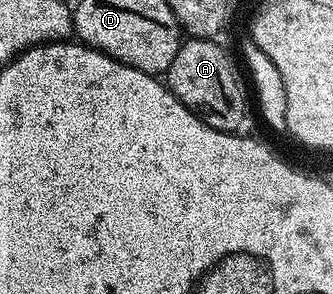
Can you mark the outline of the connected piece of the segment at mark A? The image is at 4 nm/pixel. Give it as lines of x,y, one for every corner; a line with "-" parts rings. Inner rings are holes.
215,39
184,40
167,69
165,84
189,112
196,113
209,127
229,133
238,130
247,117
249,85
240,62
235,62
219,43

